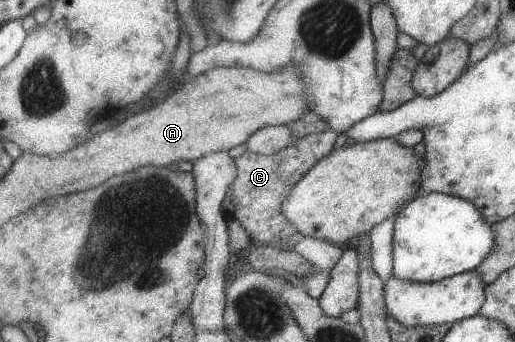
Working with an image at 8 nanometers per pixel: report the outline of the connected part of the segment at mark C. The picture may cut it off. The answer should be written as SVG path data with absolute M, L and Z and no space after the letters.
M332 128L324 133L312 134L304 139L294 141L291 146L277 154L265 156L245 151L236 157L238 177L224 202L225 213L236 218L250 234L253 245L273 245L287 241L292 245L299 238L298 227L291 225L282 213L282 205L295 185L335 149L340 134Z

